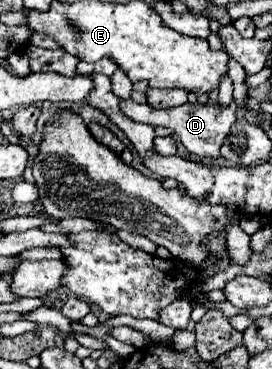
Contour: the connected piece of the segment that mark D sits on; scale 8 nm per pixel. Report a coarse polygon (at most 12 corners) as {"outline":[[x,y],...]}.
{"outline":[[122,100],[136,122],[162,126],[188,152],[218,158],[238,102],[156,110]]}

